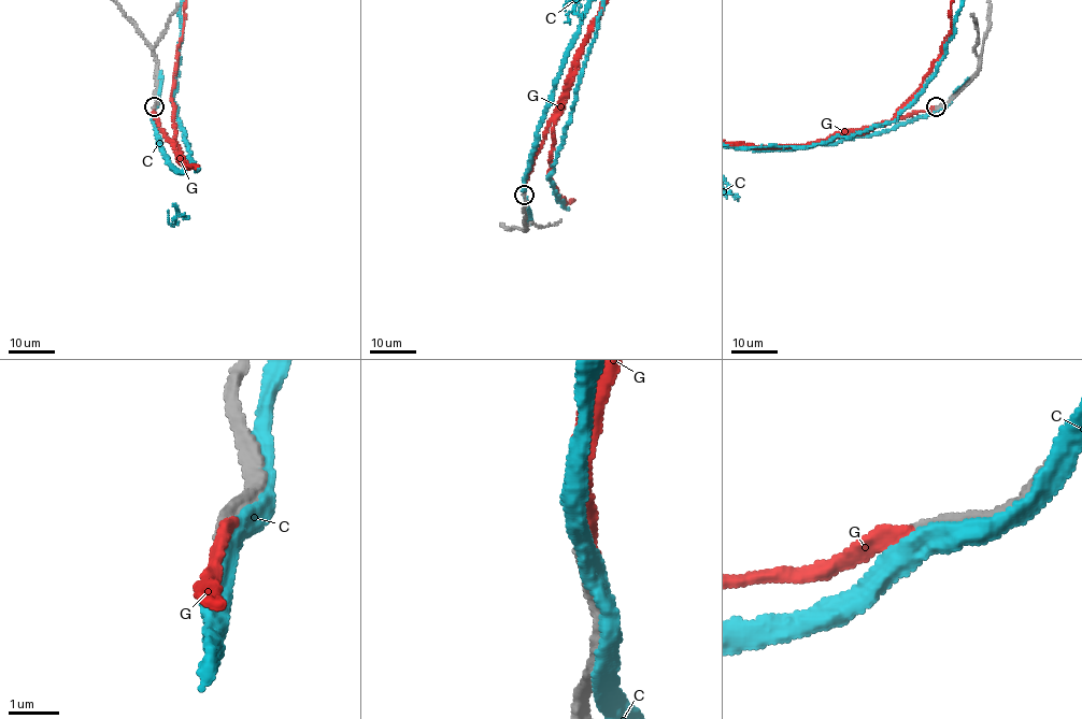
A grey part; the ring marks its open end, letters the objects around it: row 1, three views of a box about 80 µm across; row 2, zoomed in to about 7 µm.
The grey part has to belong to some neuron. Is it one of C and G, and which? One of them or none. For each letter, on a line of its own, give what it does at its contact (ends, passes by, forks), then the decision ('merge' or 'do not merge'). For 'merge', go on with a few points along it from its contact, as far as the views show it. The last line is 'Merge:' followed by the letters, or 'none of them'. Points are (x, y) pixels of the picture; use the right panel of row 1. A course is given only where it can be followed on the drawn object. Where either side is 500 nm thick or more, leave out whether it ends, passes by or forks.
C: it passes by; do not merge
G: it ends; do not merge
Merge: none of them

